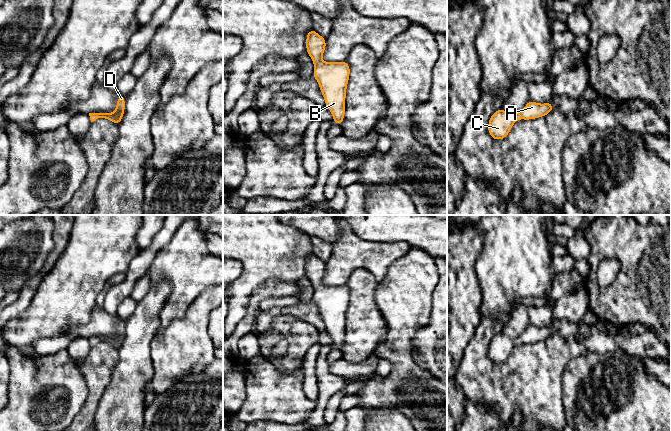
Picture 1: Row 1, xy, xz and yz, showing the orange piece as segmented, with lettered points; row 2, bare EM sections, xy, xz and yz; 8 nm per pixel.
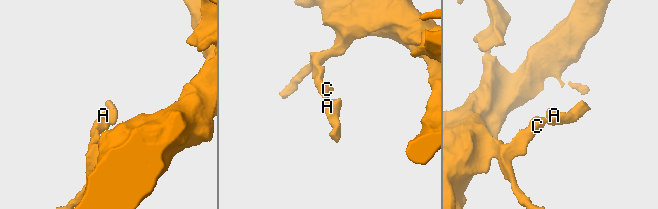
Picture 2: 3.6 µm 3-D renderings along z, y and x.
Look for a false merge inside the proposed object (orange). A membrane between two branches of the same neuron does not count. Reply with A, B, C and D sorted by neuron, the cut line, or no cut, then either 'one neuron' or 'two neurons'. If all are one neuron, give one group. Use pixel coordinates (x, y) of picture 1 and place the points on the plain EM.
A B C D | no cut | one neuron

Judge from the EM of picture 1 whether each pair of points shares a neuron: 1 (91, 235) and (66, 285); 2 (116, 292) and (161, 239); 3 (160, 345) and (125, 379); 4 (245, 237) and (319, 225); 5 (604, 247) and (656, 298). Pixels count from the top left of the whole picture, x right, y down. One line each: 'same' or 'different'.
1: same
2: same
3: different
4: different
5: same

